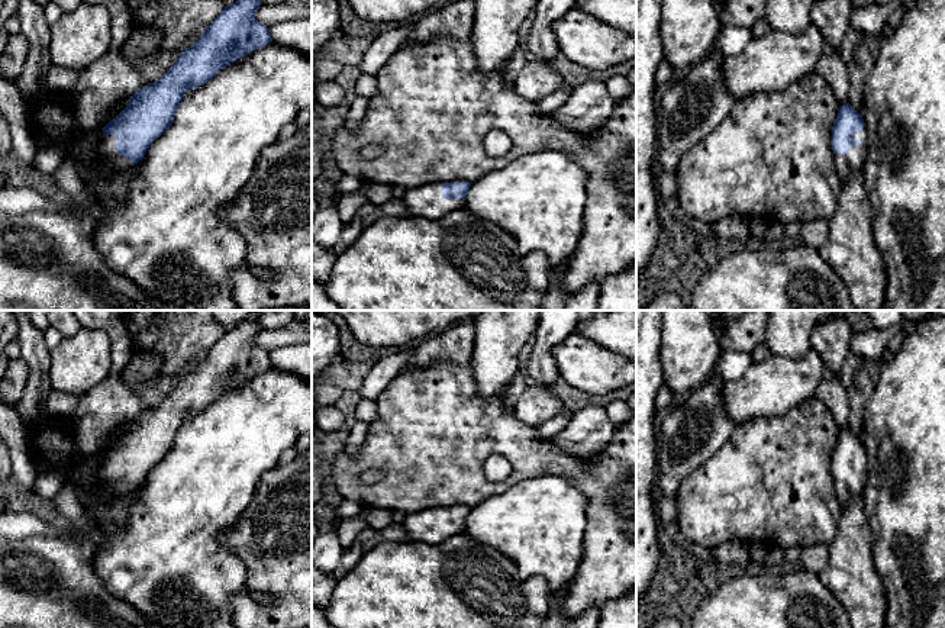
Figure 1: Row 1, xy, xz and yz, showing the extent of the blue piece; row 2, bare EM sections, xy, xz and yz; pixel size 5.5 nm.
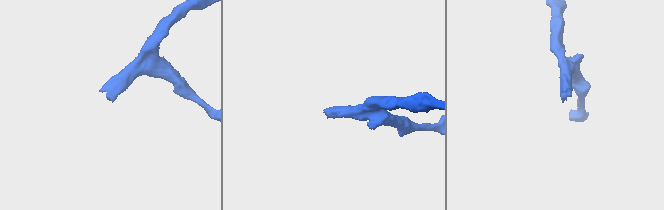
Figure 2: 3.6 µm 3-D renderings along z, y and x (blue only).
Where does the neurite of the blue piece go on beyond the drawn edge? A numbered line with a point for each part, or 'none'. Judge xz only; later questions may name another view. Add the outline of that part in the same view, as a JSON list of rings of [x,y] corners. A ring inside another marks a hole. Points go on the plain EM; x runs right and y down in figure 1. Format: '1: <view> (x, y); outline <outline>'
1: xz (426, 527); outline [[[441,508],[413,512],[406,516],[406,526],[413,541],[439,544],[462,532],[462,524],[444,524]]]

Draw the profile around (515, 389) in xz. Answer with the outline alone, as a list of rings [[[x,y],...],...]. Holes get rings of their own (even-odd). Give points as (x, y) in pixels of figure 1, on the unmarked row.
[[[517,371],[513,380],[506,387],[506,392],[503,394],[503,405],[513,408],[513,405],[517,402],[517,399],[522,396],[522,393],[528,389],[528,383],[525,379],[526,374]]]

